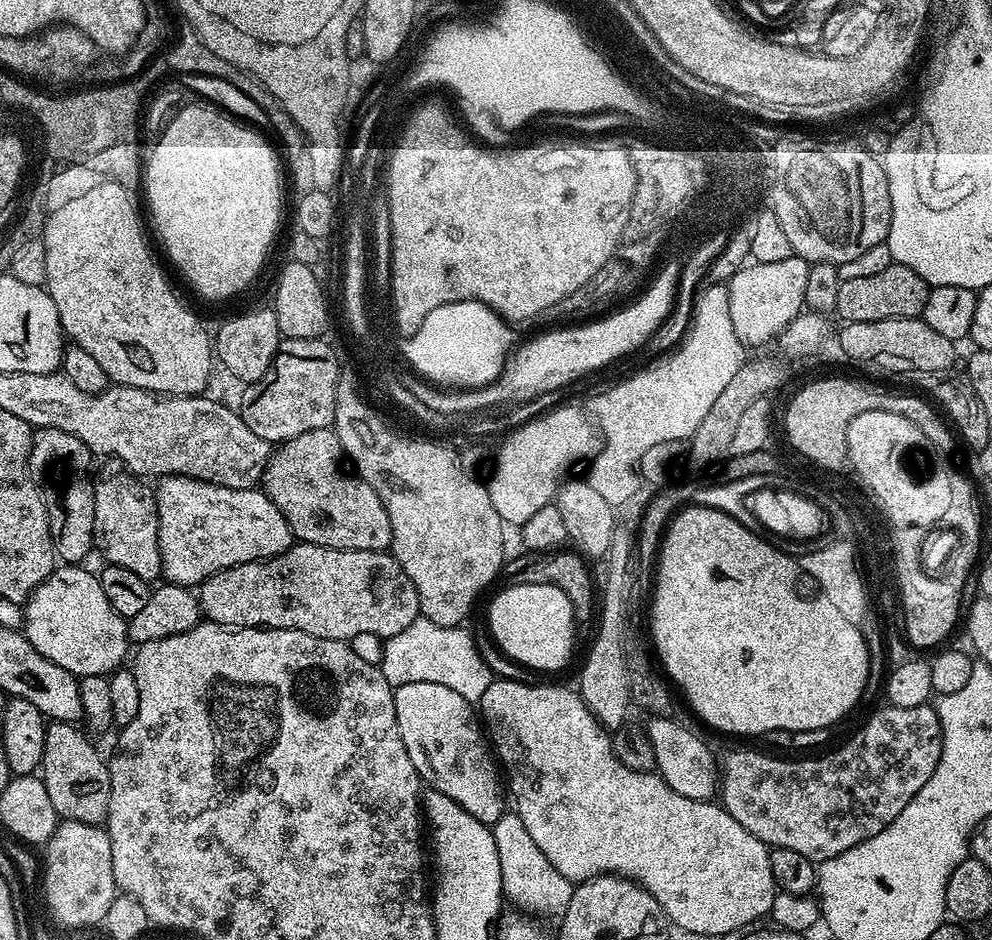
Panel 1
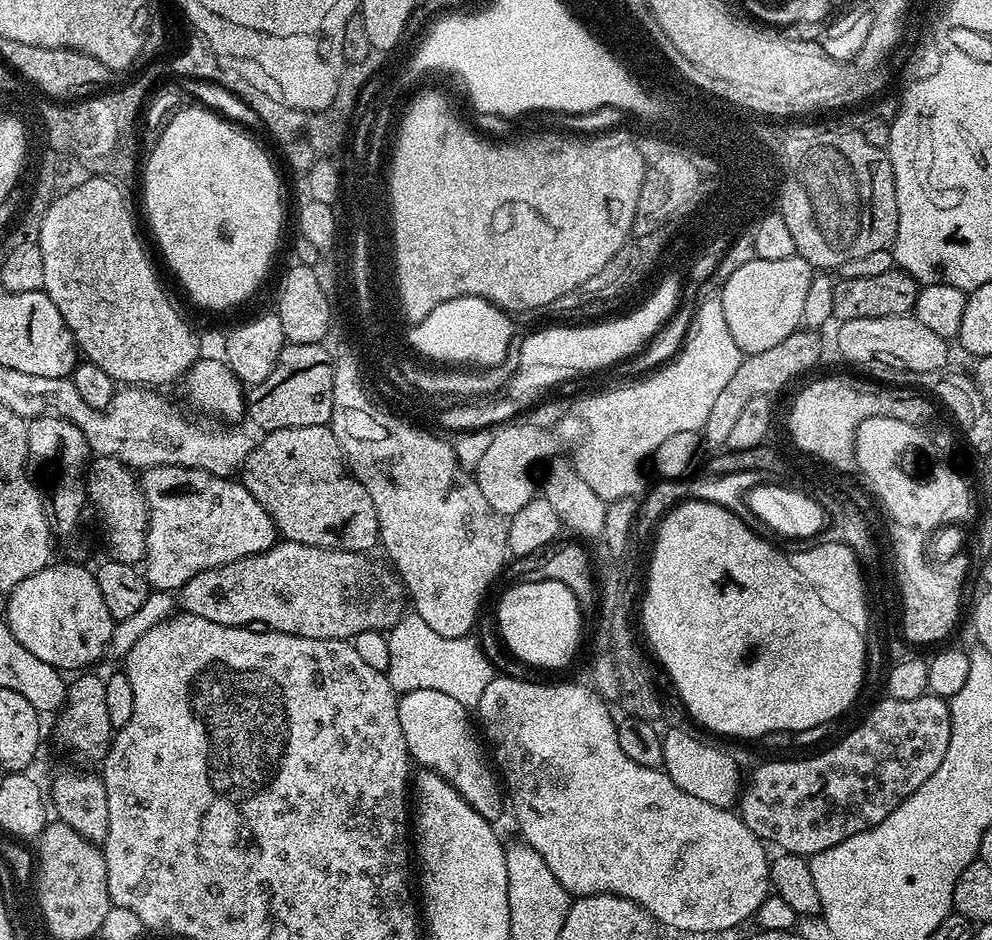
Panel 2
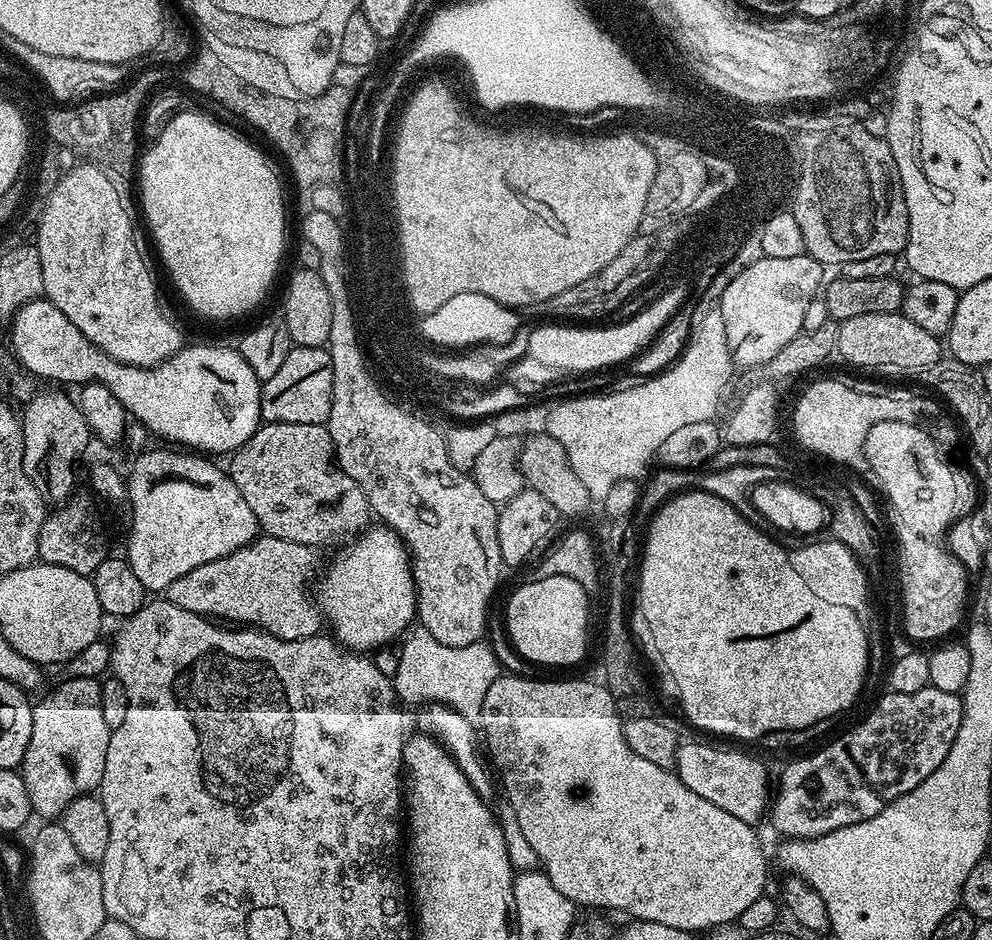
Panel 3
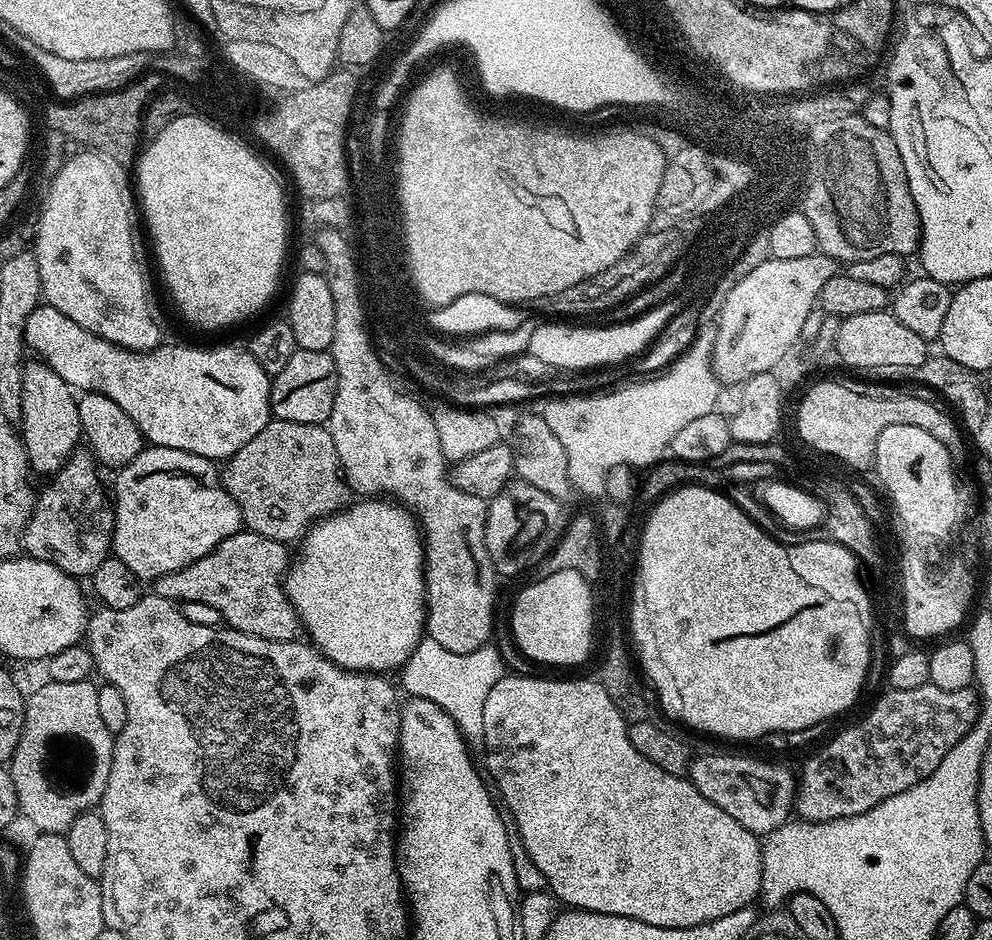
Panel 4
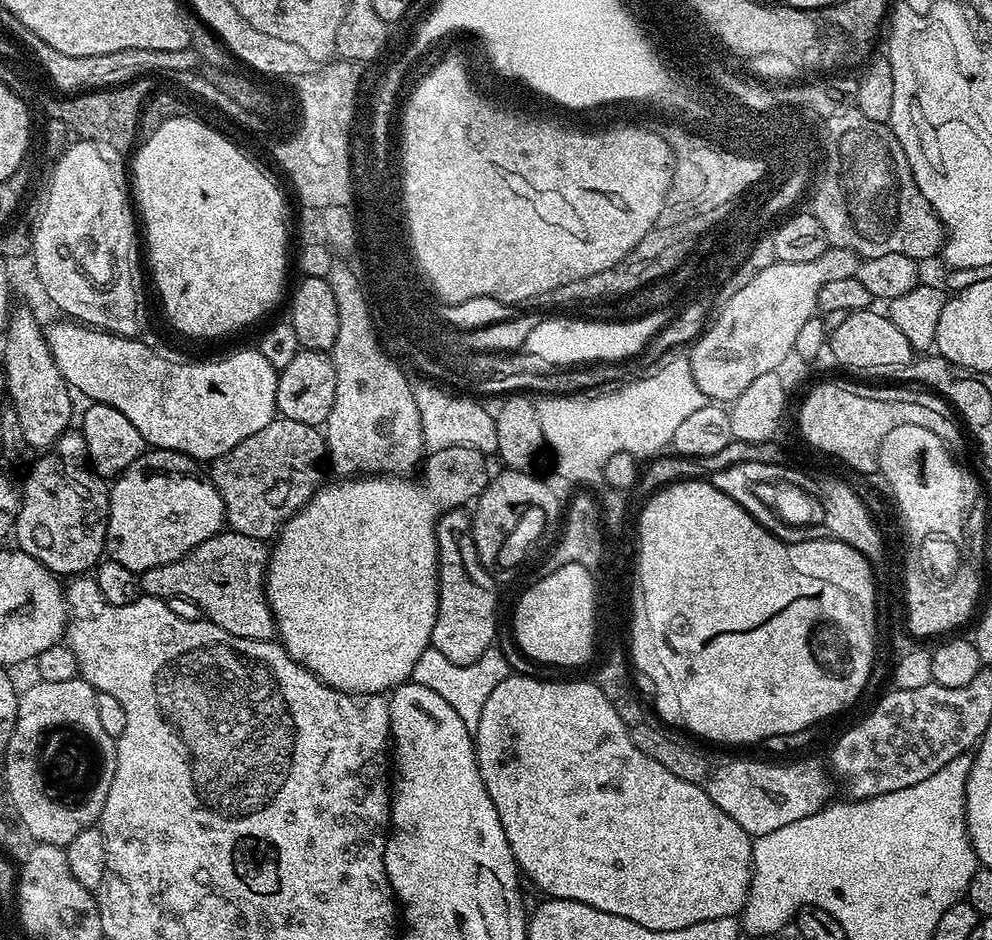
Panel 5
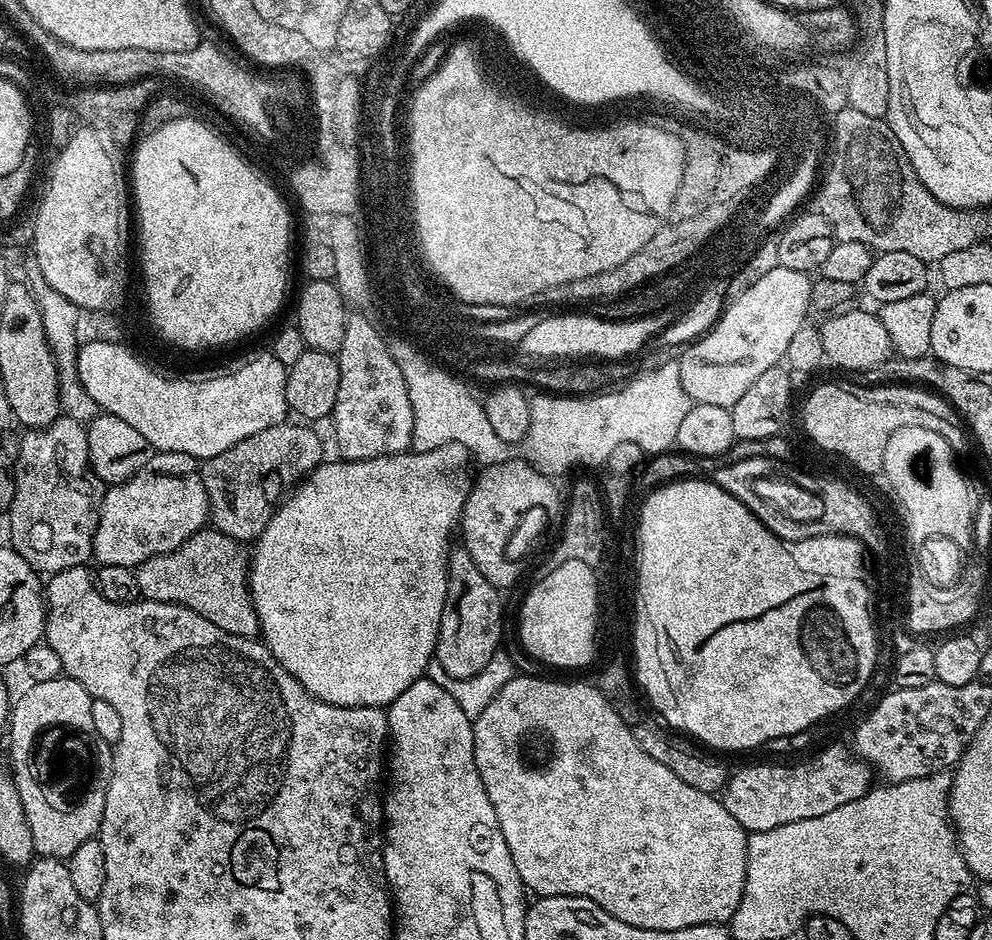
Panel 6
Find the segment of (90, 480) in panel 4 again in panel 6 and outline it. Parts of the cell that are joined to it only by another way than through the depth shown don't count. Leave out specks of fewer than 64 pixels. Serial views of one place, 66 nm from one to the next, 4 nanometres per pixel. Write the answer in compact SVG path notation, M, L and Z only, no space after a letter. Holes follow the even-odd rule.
M62 414L54 422L50 422L50 426L45 428L34 428L25 431L20 437L21 453L18 454L16 464L16 485L14 486L13 502L6 509L8 515L8 532L12 535L10 546L18 554L22 554L22 558L26 558L26 562L30 562L30 566L34 571L41 574L51 574L53 572L61 572L62 570L70 570L71 568L79 568L87 565L93 559L92 543L94 542L94 534L98 530L98 518L100 517L100 507L104 501L106 485L100 481L94 474L94 470L88 461L88 429L83 423L76 421L74 418Z

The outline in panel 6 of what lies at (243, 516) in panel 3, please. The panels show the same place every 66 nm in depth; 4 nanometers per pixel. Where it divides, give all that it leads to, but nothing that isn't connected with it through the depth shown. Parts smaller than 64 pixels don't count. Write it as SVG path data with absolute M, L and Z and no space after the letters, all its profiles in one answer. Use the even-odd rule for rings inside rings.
M156 452L148 461L146 466L142 466L142 470L138 470L126 482L111 485L105 491L104 501L100 507L100 517L98 518L98 530L94 534L94 542L92 543L92 555L97 565L105 564L106 566L126 566L135 570L142 562L146 562L155 556L161 556L167 552L173 552L178 546L182 546L182 542L186 542L186 538L190 538L194 533L200 531L209 523L208 515L208 491L204 489L204 483L200 477L200 464L195 456L187 456L181 452Z

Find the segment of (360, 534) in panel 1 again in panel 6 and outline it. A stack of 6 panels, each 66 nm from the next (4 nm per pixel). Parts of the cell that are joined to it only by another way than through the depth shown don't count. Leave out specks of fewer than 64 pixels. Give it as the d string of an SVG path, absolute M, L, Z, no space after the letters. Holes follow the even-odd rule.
M285 422L266 426L266 430L258 430L258 434L250 434L250 438L242 438L230 450L222 450L222 454L211 456L200 464L200 477L204 489L208 491L208 515L211 527L222 534L241 542L255 542L266 530L270 518L275 514L278 505L325 459L324 444L315 432L315 427L304 422Z

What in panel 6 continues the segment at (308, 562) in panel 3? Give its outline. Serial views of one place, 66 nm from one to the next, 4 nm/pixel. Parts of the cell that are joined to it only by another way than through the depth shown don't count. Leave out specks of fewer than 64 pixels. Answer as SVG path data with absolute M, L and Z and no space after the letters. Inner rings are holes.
M205 526L173 552L150 558L135 568L138 590L145 600L180 604L202 618L214 622L226 634L255 637L260 623L248 589L250 552L241 541Z

